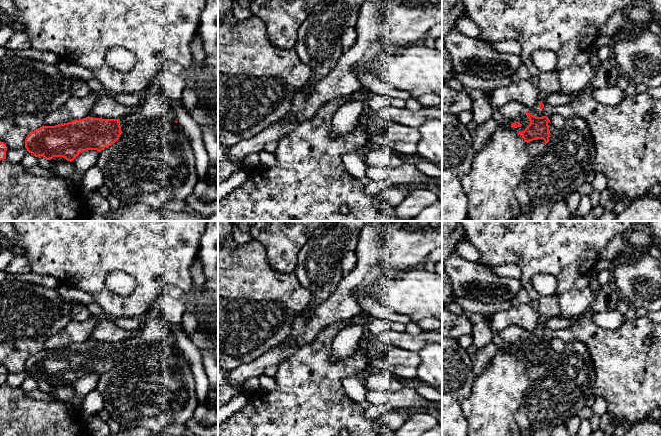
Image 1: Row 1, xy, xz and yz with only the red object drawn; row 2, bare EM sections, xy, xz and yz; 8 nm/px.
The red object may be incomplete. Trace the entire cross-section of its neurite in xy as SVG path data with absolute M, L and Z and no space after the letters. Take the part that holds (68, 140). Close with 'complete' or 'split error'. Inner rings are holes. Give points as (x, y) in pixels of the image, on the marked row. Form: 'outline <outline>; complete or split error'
outline M88 116L81 120L73 120L55 126L43 125L27 135L25 148L35 157L43 156L46 160L51 160L53 157L63 157L72 162L84 151L97 150L101 152L114 144L121 133L120 119L101 119Z; complete

